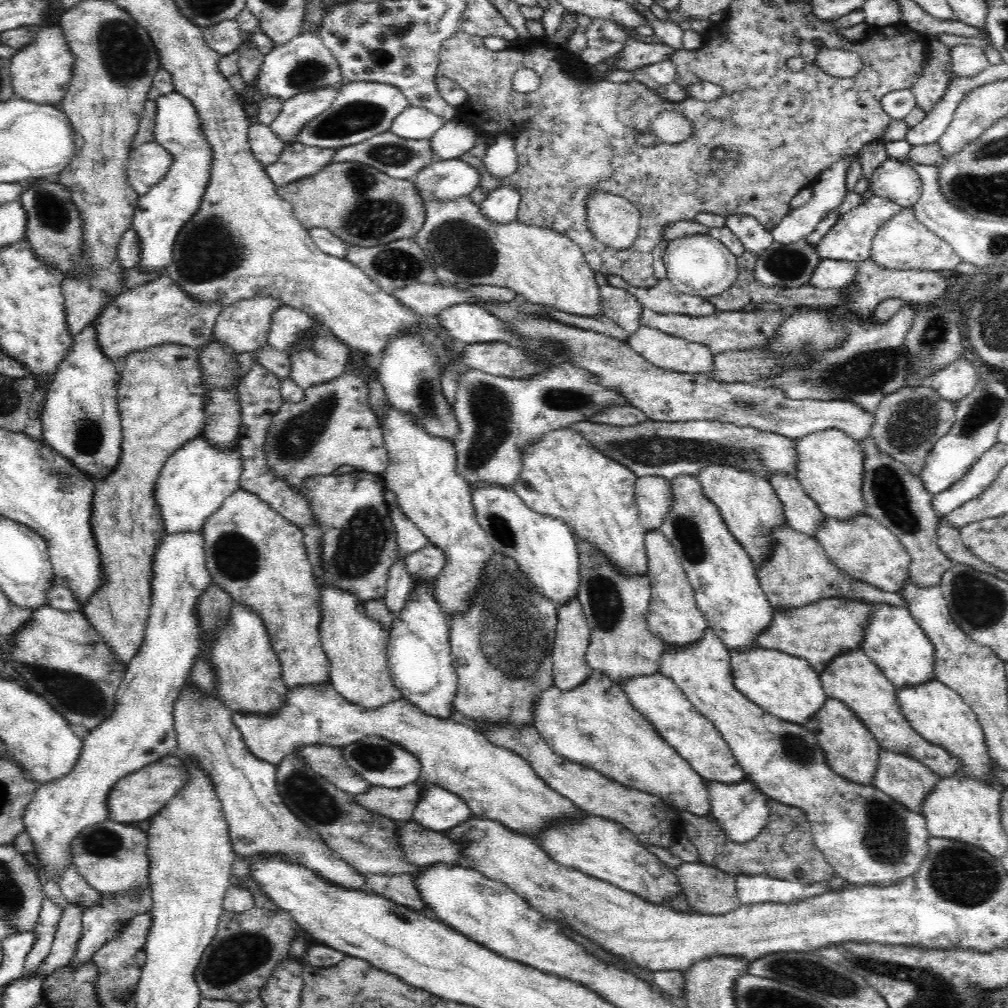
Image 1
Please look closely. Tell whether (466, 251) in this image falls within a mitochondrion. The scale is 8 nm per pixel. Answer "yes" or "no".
yes

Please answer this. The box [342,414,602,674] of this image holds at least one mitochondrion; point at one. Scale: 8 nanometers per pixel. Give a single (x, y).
(497, 525)

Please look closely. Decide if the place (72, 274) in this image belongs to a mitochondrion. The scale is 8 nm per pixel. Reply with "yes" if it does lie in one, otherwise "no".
no

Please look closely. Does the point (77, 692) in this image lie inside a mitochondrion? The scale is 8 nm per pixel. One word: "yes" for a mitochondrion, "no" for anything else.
yes

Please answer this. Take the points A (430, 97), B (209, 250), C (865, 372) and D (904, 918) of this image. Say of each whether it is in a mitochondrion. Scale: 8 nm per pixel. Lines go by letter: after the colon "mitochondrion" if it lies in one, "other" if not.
A: other
B: mitochondrion
C: mitochondrion
D: other

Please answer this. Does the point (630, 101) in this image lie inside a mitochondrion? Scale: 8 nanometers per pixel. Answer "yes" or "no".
yes

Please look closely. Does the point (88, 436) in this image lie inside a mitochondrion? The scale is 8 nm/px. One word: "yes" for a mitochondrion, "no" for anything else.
yes

